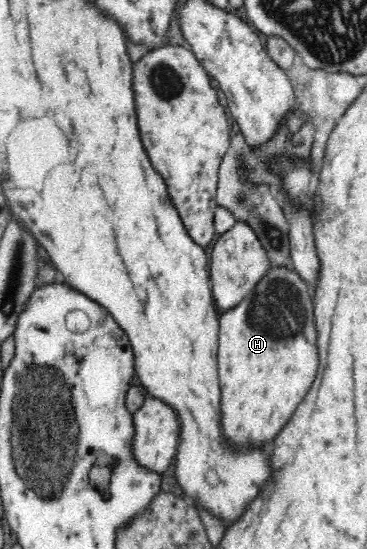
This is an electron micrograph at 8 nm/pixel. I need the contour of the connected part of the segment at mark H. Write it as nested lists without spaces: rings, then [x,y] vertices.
[[[289,266],[270,267],[255,285],[252,292],[247,295],[235,308],[225,311],[219,315],[218,328],[218,376],[221,382],[221,416],[223,416],[223,432],[225,438],[235,446],[235,448],[245,448],[245,446],[259,446],[259,444],[270,444],[279,434],[279,431],[290,422],[299,403],[312,388],[318,372],[318,347],[316,346],[316,324],[314,317],[314,300],[312,290],[308,284],[299,276],[299,273]]]

